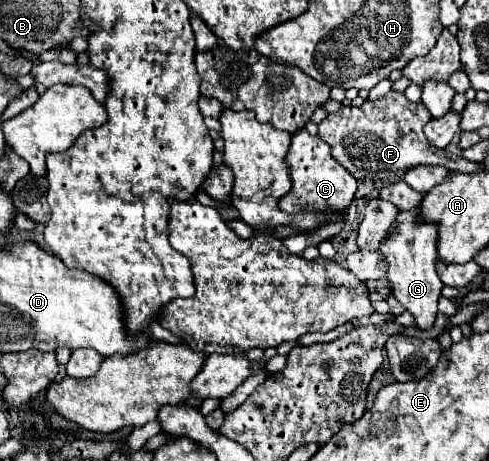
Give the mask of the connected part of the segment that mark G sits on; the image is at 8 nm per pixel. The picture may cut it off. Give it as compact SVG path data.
M418 209L414 211L400 211L398 213L398 229L394 235L390 235L380 251L382 257L386 259L386 277L390 281L388 289L390 295L406 309L412 313L416 327L418 329L432 329L436 313L438 313L438 297L444 287L444 283L438 279L436 271L436 227L430 223L414 223L418 217Z

